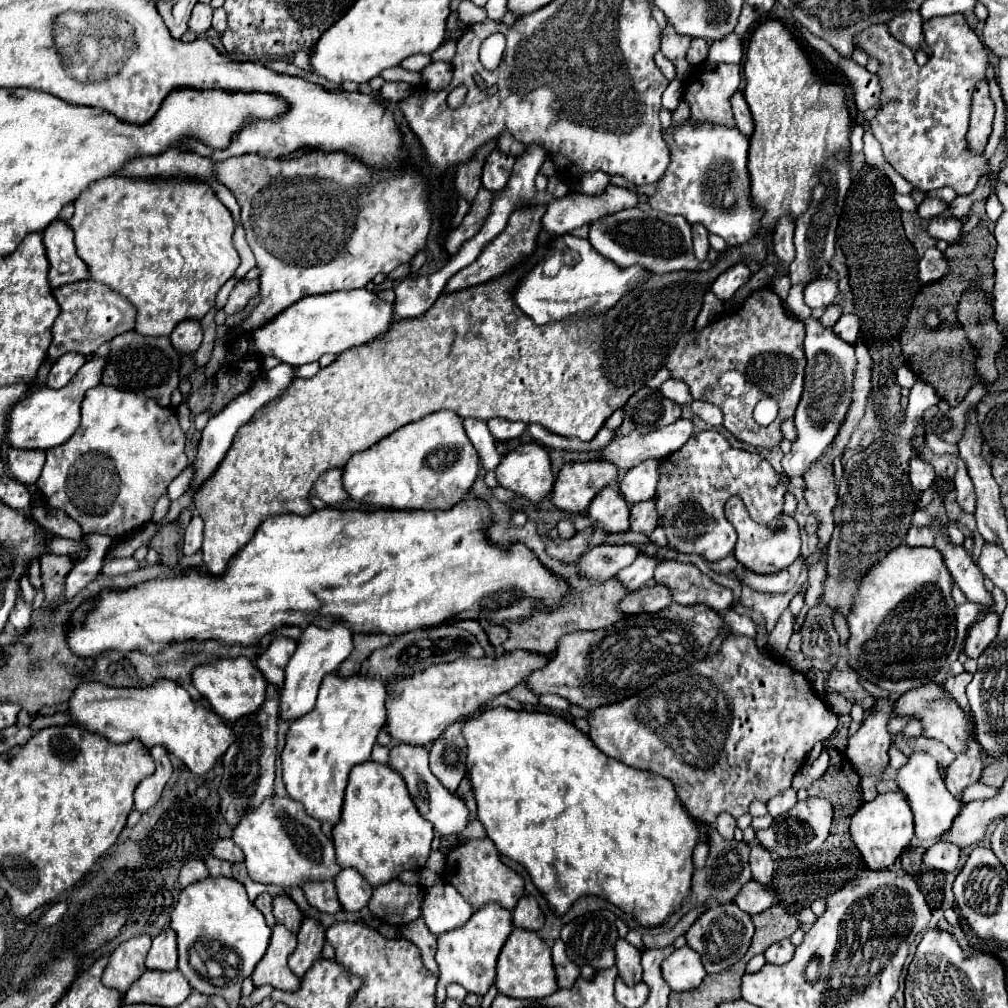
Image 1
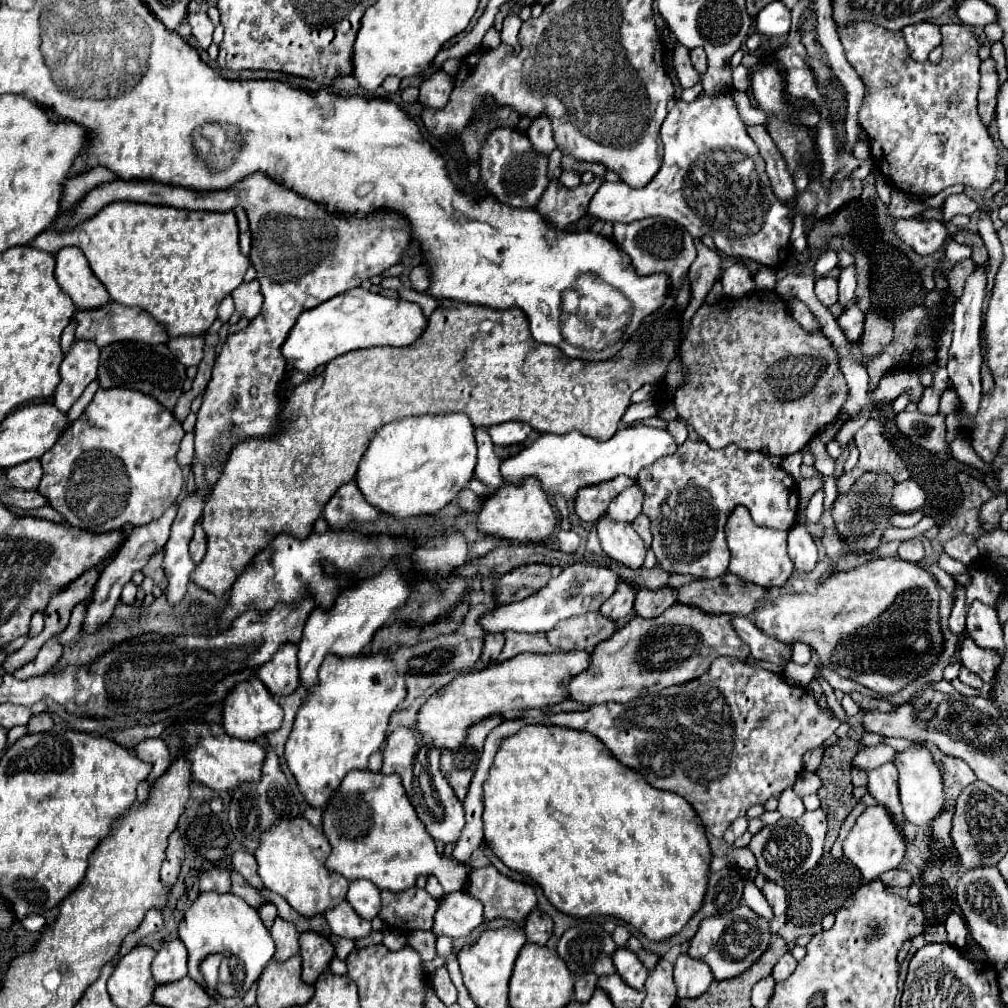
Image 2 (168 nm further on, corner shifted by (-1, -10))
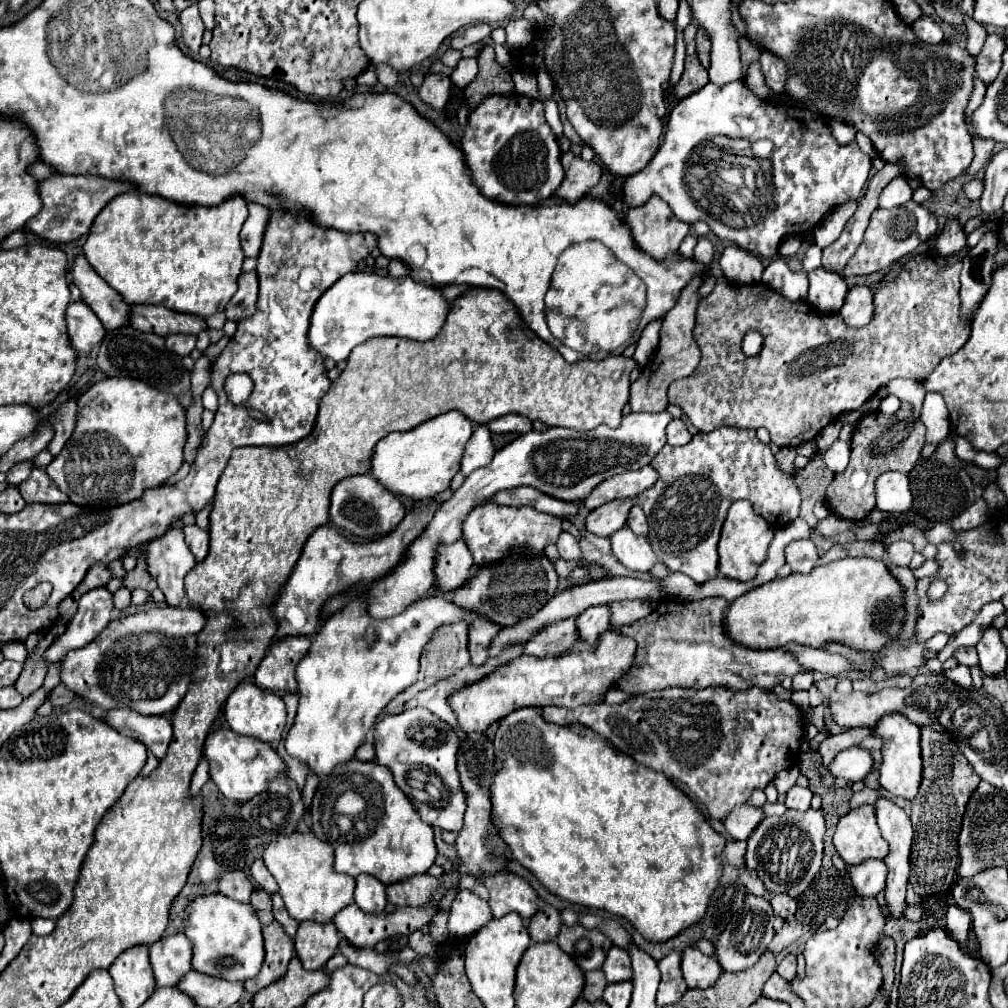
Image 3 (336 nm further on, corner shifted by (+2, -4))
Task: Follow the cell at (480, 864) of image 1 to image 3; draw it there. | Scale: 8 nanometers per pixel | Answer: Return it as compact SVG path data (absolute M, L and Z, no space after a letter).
M499 873L489 879L481 879L489 889L489 905L493 909L493 917L503 917L507 913L519 913L523 919L531 919L539 909L539 895L535 889L519 875Z

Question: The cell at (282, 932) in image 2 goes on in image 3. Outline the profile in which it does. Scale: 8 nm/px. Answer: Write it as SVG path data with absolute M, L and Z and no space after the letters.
M277 921L263 927L263 939L265 939L265 961L261 965L261 971L253 979L245 981L245 989L251 995L271 985L273 981L281 979L287 971L289 959L293 957L293 939L283 931L283 927Z

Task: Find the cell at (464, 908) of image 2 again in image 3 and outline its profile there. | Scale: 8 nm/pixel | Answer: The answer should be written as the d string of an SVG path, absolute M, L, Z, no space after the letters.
M463 889L453 905L449 915L449 933L451 935L471 935L485 927L493 919L491 907L487 901L477 897L473 891Z

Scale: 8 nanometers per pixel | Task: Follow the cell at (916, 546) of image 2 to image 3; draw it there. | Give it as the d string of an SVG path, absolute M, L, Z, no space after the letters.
M895 541L895 543L889 545L887 553L889 553L889 561L893 565L909 567L909 561L911 561L911 557L913 557L915 551L913 551L913 545L911 543L907 543L907 541Z

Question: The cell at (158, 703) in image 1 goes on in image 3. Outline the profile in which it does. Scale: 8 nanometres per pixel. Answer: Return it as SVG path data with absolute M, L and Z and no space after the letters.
M217 729L213 731L205 741L205 757L209 761L209 775L219 787L219 791L235 801L245 803L253 799L253 795L259 795L261 791L267 791L269 781L277 779L277 775L287 773L285 761L277 755L277 751L271 745L265 745L259 739L237 735L231 729Z

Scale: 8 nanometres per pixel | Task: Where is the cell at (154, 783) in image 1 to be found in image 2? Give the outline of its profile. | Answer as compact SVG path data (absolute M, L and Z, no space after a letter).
M146 739L136 747L136 755L142 761L152 763L152 773L148 775L148 785L152 787L154 781L158 781L166 769L170 767L170 749L166 747L166 743L162 739Z

